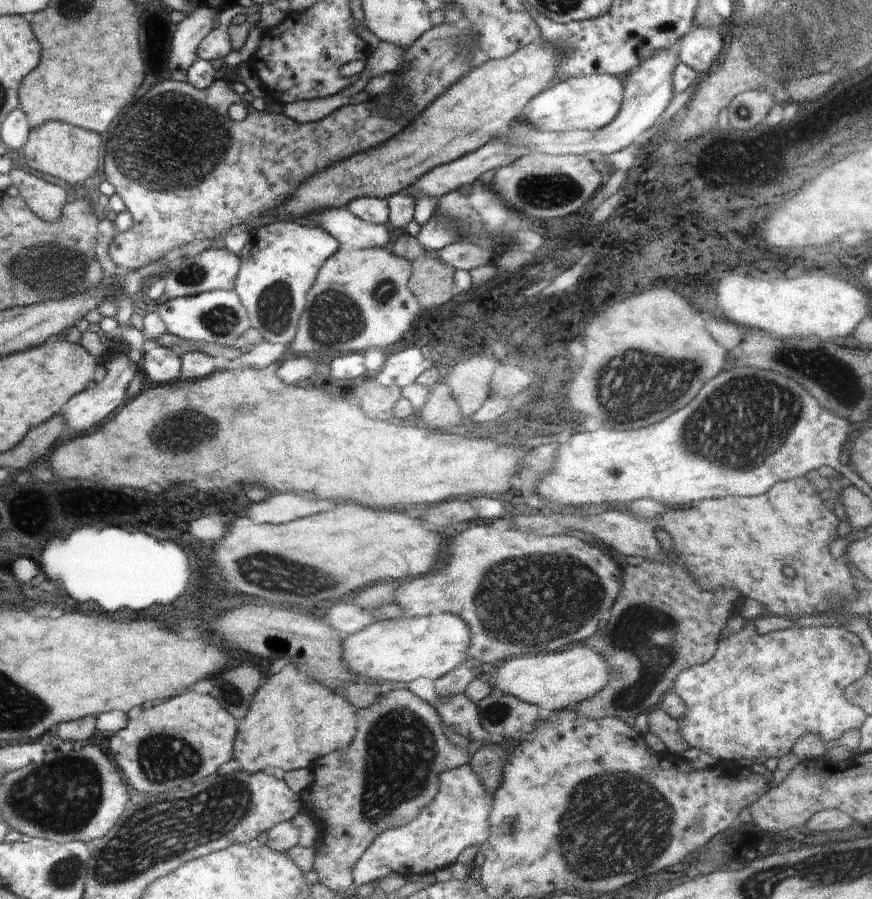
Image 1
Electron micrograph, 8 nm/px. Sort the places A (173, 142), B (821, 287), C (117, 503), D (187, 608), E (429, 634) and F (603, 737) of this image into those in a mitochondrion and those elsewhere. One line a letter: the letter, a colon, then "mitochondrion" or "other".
A: mitochondrion
B: other
C: other
D: other
E: other
F: other

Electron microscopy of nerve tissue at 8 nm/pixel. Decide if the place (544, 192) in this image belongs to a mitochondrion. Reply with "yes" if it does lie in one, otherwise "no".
yes

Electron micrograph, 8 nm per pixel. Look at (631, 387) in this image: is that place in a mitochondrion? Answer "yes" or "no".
yes

